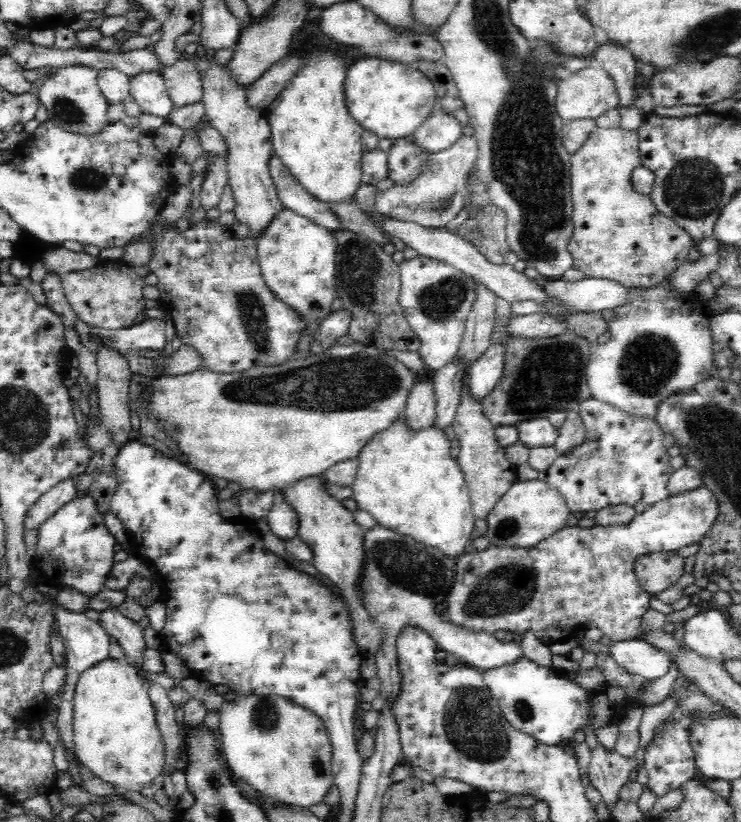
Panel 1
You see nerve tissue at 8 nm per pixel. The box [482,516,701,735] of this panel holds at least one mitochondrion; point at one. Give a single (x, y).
(522, 709)

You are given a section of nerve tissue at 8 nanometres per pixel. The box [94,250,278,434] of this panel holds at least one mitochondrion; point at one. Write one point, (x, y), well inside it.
(252, 313)

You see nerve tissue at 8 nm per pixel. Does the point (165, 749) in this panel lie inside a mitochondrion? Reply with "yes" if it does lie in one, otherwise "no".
no

